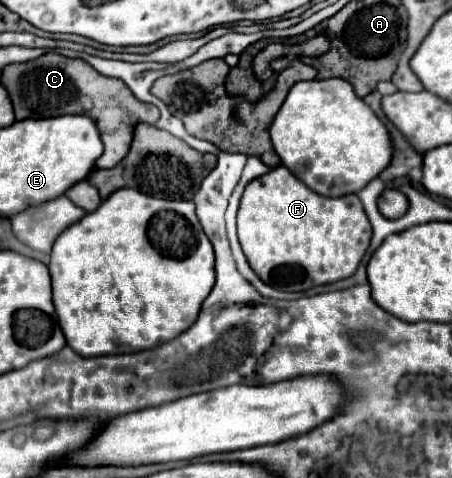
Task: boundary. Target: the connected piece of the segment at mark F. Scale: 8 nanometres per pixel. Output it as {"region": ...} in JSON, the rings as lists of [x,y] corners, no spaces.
{"region":[[[276,165],[276,167],[272,167],[266,175],[262,175],[262,177],[258,177],[258,179],[254,179],[252,183],[248,183],[246,189],[244,189],[242,201],[240,201],[240,209],[238,209],[238,239],[240,239],[242,251],[244,251],[244,255],[246,255],[248,263],[250,263],[250,267],[252,267],[252,271],[254,271],[266,285],[270,285],[270,287],[274,287],[274,289],[280,289],[280,291],[306,291],[306,289],[310,289],[310,283],[312,283],[312,285],[326,285],[326,283],[334,283],[334,281],[340,281],[340,279],[350,277],[350,275],[356,271],[358,263],[362,261],[362,257],[364,257],[364,253],[366,253],[366,249],[368,249],[368,245],[370,245],[370,237],[372,237],[370,221],[368,221],[368,217],[366,217],[366,213],[364,213],[364,209],[362,209],[362,205],[360,205],[360,199],[358,199],[356,195],[344,195],[344,197],[336,197],[336,199],[318,195],[318,193],[314,193],[312,189],[308,189],[302,181],[298,181],[284,165]]]}

